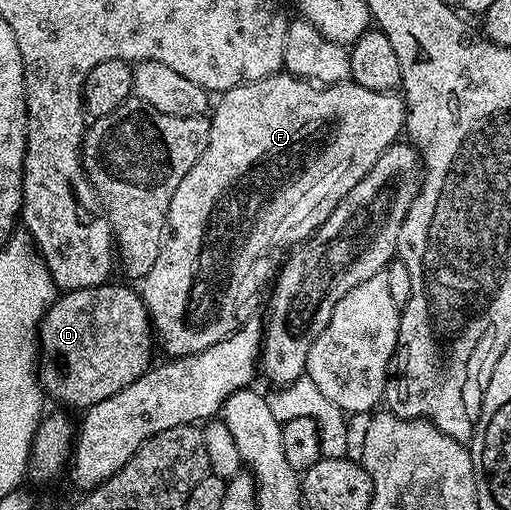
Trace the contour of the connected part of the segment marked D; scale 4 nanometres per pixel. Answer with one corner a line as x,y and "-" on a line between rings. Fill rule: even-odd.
107,282
95,288
81,288
75,292
63,291
39,324
40,369
39,384
45,395
62,402
67,409
85,410
112,398
124,386
132,386
136,378
150,371
156,352
156,333
141,295
122,284

